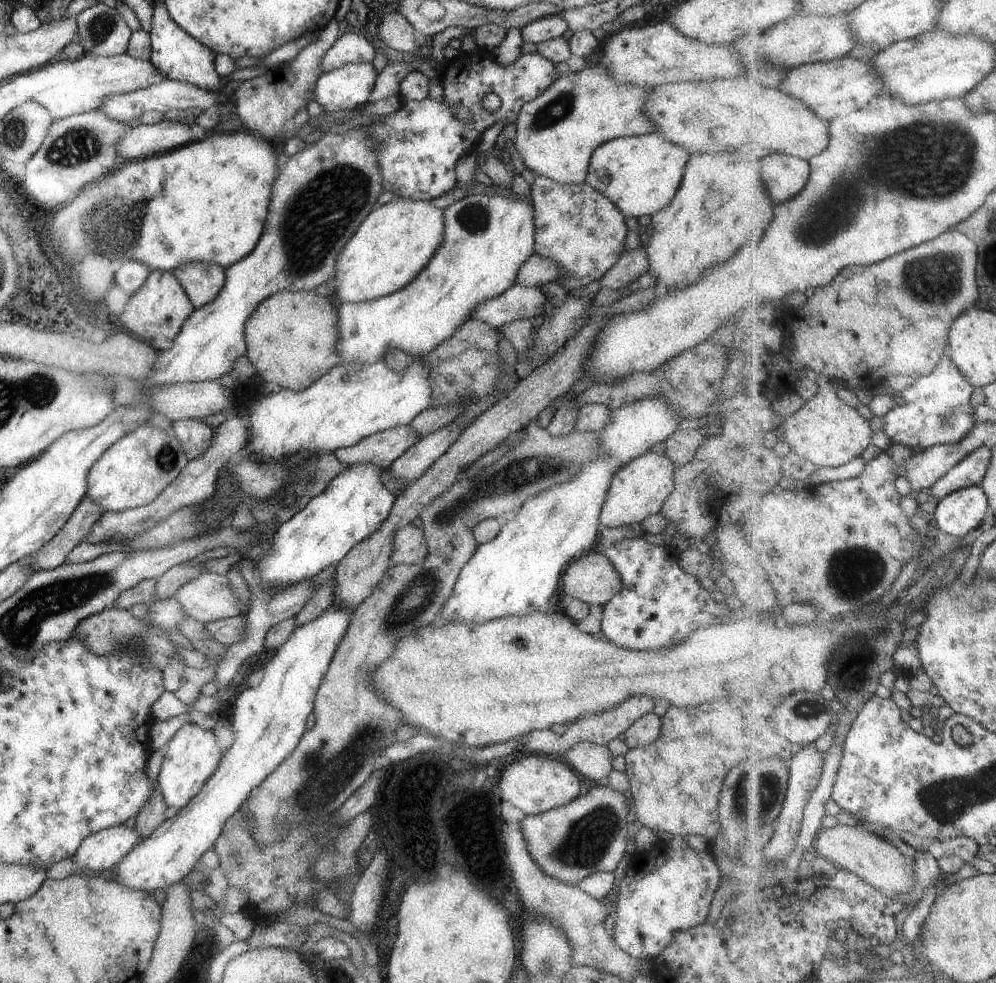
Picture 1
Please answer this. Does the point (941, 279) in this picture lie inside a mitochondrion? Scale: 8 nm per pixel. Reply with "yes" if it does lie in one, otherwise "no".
yes

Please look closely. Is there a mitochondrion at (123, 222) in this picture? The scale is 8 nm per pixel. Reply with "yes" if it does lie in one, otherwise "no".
yes

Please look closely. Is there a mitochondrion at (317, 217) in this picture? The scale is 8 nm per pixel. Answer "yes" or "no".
yes

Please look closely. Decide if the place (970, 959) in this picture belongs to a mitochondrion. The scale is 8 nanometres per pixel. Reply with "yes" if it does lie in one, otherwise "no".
no

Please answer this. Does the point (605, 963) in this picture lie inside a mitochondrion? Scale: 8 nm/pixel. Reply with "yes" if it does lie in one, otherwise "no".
no

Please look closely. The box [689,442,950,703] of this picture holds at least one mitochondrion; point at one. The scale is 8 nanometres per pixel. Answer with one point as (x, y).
(854, 573)

